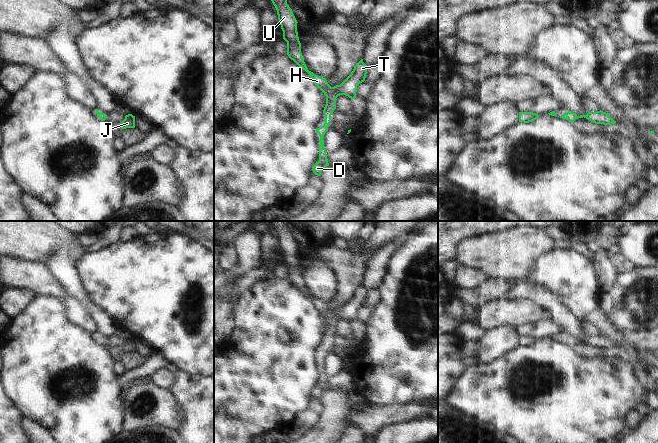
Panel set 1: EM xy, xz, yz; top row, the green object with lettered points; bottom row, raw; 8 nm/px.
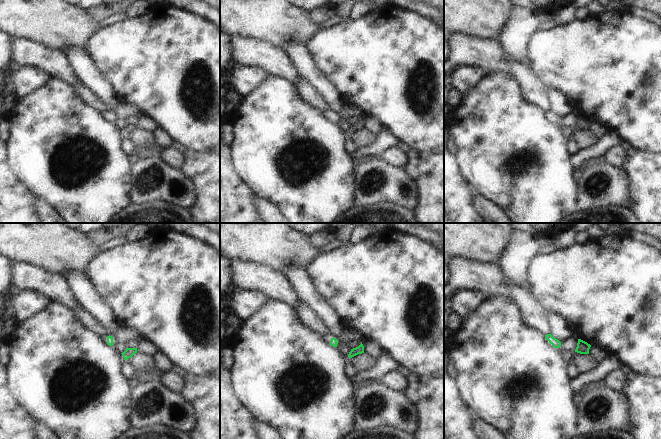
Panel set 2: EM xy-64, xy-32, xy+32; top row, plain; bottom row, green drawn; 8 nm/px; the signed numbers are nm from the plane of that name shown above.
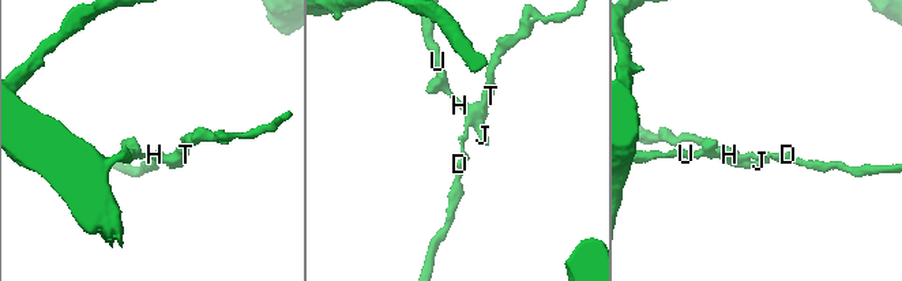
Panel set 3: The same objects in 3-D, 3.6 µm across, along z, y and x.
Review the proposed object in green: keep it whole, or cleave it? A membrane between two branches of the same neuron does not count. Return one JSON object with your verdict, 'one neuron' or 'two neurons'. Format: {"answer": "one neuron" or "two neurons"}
{"answer": "one neuron"}

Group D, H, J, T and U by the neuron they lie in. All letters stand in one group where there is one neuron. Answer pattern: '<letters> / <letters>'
D H J T U

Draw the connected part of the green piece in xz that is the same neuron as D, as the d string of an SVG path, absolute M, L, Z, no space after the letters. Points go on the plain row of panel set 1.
M270 221L270 224L277 234L279 248L283 255L283 263L287 266L287 279L311 300L313 307L326 320L326 329L323 334L325 347L316 353L316 357L320 360L319 385L312 391L313 397L320 400L322 394L329 390L323 360L328 355L328 350L331 347L331 339L336 333L336 322L340 319L346 319L351 323L356 322L357 310L365 305L368 291L363 286L363 283L361 283L354 290L351 298L340 309L331 311L326 302L320 301L308 294L301 277L301 267L297 256L298 246L292 233L287 228L286 221Z

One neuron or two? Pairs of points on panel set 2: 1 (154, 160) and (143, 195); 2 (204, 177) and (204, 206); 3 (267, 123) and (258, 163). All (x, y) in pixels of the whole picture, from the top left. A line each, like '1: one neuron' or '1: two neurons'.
1: one neuron
2: one neuron
3: one neuron

